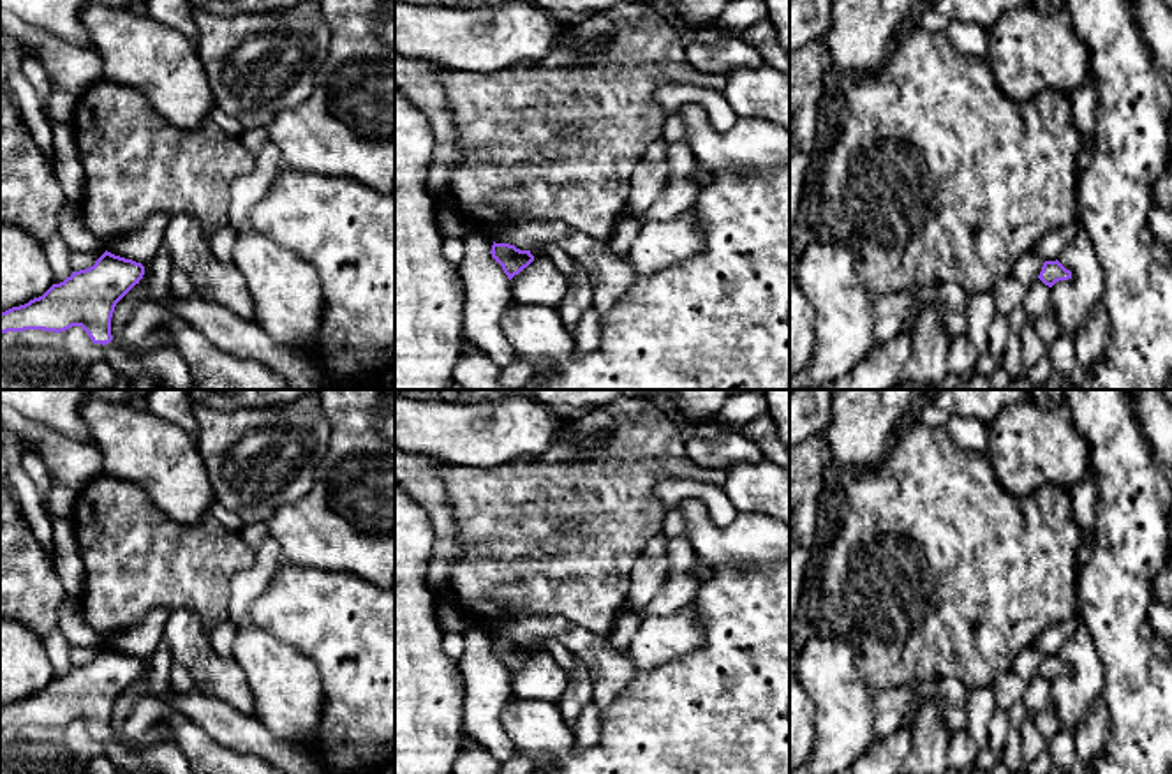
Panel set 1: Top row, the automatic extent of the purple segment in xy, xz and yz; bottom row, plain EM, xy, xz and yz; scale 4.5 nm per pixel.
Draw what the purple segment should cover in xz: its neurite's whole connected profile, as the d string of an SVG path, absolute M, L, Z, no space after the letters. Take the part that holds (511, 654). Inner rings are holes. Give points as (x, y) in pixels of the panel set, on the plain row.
M493 636L490 649L502 661L509 675L534 656L530 645L520 645L509 638Z

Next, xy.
M104 647L93 661L72 666L60 679L53 679L42 691L30 695L25 700L0 707L0 730L7 726L44 725L65 726L72 721L81 721L93 739L109 739L111 712L116 698L136 681L145 670L145 661L132 654Z

